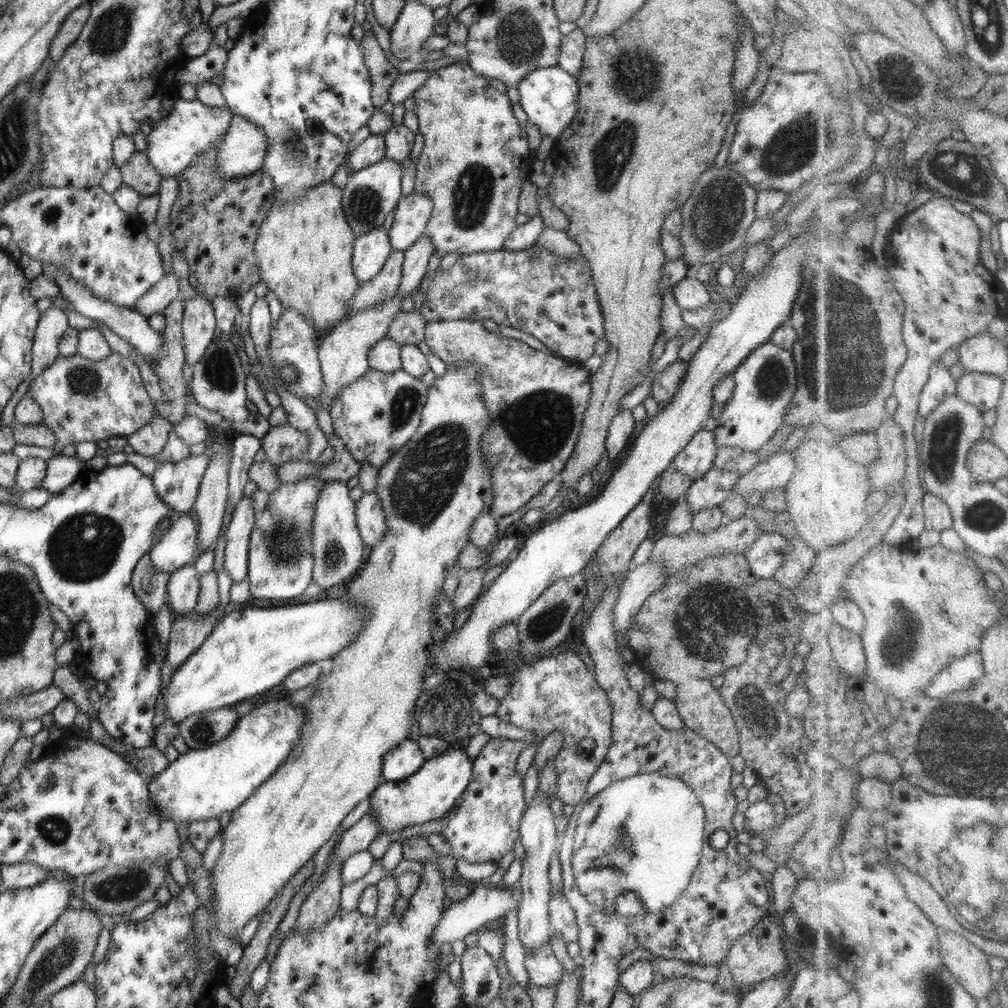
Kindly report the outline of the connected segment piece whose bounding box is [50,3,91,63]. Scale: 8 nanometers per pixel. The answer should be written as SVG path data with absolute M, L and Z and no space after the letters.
M84 3L75 8L62 22L56 33L56 38L50 44L50 57L57 62L66 53L74 41L78 39L91 13L90 3Z

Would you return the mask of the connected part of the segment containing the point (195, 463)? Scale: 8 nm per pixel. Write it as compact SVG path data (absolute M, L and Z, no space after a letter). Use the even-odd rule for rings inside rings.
M206 453L190 454L178 462L158 463L151 477L160 500L176 512L193 512L199 486L208 467Z

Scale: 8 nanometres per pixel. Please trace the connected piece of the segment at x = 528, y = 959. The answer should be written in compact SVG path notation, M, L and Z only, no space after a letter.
M544 943L526 955L524 964L528 972L529 982L538 986L556 986L565 973L562 963L552 952L549 943Z

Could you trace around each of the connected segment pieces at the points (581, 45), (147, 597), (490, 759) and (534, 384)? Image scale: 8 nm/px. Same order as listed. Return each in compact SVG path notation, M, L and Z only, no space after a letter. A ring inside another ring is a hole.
M580 27L563 36L560 41L560 55L557 67L578 79L584 51L586 51L586 36Z
M147 557L142 558L132 573L131 586L136 598L154 616L167 604L169 573L156 570Z
M491 738L473 761L473 773L463 794L462 803L456 810L447 812L440 818L440 820L446 819L444 831L440 835L448 840L455 859L464 858L468 862L478 864L488 861L498 863L504 854L513 850L519 837L519 822L526 810L523 778L516 771L516 760L524 748L526 748L524 741Z
M442 320L442 322L430 322L425 328L423 341L430 347L430 352L438 356L438 358L441 358L447 365L467 365L468 363L474 363L479 368L479 376L477 376L477 379L481 384L482 396L484 397L485 405L489 410L492 422L492 430L482 438L482 446L486 448L486 458L488 458L488 466L491 468L493 499L489 512L492 516L501 515L502 517L506 517L515 510L522 508L522 506L542 490L545 484L548 484L550 480L554 480L554 476L556 476L558 472L561 472L566 461L573 453L580 434L584 411L586 410L591 395L591 386L589 381L591 375L580 363L573 363L563 359L561 356L556 357L553 354L538 351L530 347L527 343L511 337L500 337L500 335L494 335L493 332L488 331L488 329L483 326L482 322L478 321Z

